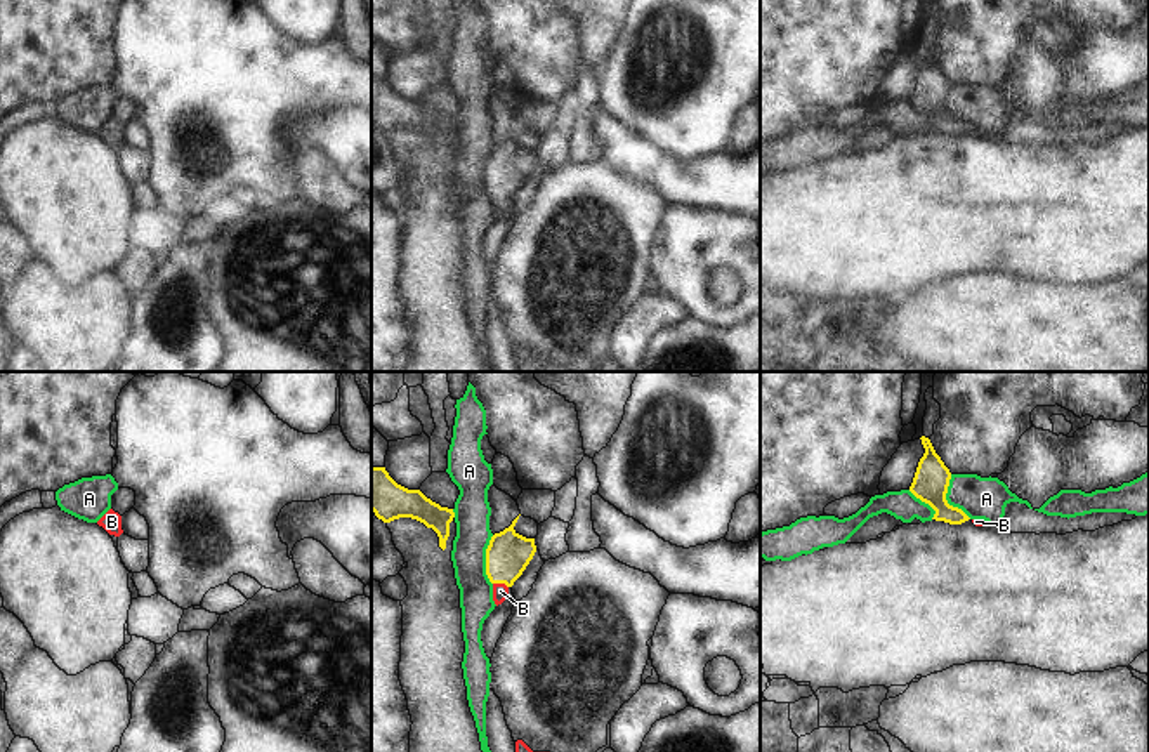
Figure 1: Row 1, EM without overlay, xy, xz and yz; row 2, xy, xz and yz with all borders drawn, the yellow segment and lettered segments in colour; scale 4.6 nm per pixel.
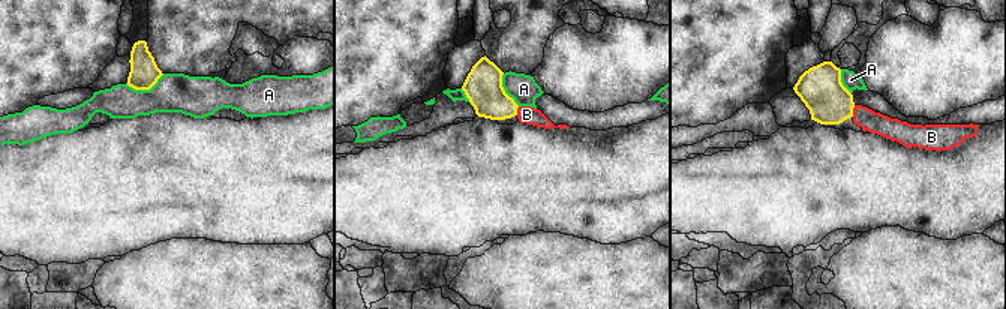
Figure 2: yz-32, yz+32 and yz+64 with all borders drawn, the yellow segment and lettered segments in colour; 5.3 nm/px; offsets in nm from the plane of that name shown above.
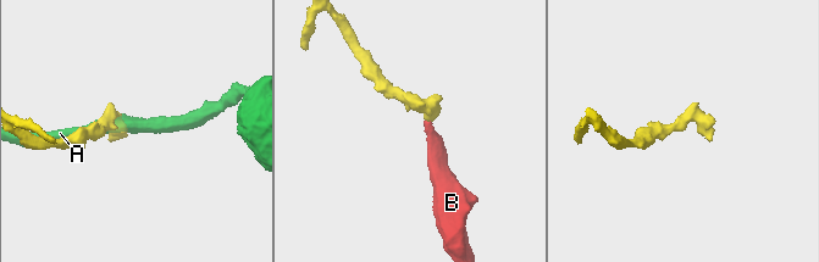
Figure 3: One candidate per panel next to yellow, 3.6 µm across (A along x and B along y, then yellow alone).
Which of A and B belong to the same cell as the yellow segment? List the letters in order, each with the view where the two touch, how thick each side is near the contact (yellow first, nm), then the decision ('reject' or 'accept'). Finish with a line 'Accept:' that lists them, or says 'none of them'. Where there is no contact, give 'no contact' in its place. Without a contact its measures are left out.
A: meets yellow in yz; 170 nm thick on the yellow side, 190 nm on the other; reject
B: meets yellow in xz; 200 nm thick on the yellow side, 80 nm on the other; accept
Accept: B

